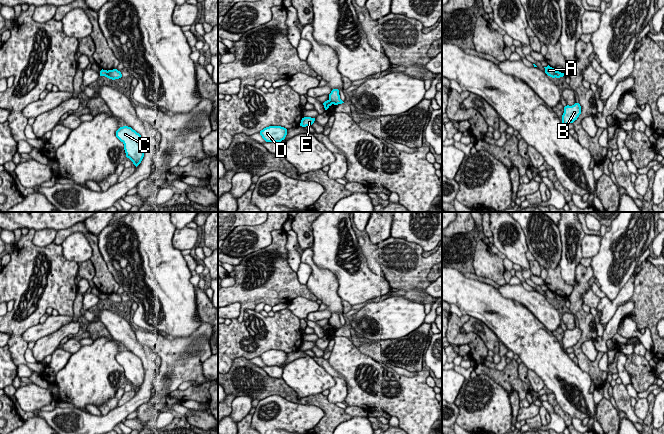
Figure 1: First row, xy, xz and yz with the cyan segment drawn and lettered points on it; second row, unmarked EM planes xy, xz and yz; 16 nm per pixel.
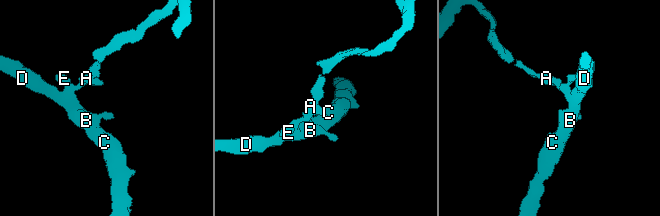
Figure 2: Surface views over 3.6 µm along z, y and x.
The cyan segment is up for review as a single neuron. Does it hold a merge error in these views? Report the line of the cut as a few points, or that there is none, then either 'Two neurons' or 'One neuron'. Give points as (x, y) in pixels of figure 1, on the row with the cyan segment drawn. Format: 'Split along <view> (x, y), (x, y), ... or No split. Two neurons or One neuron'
Split along xy (107, 71), (108, 77). Two neurons

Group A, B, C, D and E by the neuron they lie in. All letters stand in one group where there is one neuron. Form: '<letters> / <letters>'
A / B C D E

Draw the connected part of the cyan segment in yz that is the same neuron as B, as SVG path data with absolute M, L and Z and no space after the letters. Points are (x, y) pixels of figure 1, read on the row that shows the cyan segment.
M575 103L572 106L565 106L564 113L562 115L562 124L565 129L567 125L573 123L581 114L581 106L579 103Z

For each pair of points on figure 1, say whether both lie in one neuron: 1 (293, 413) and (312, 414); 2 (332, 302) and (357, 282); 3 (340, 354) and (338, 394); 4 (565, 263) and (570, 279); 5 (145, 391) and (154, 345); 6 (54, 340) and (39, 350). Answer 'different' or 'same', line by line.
1: same
2: different
3: different
4: same
5: different
6: same

